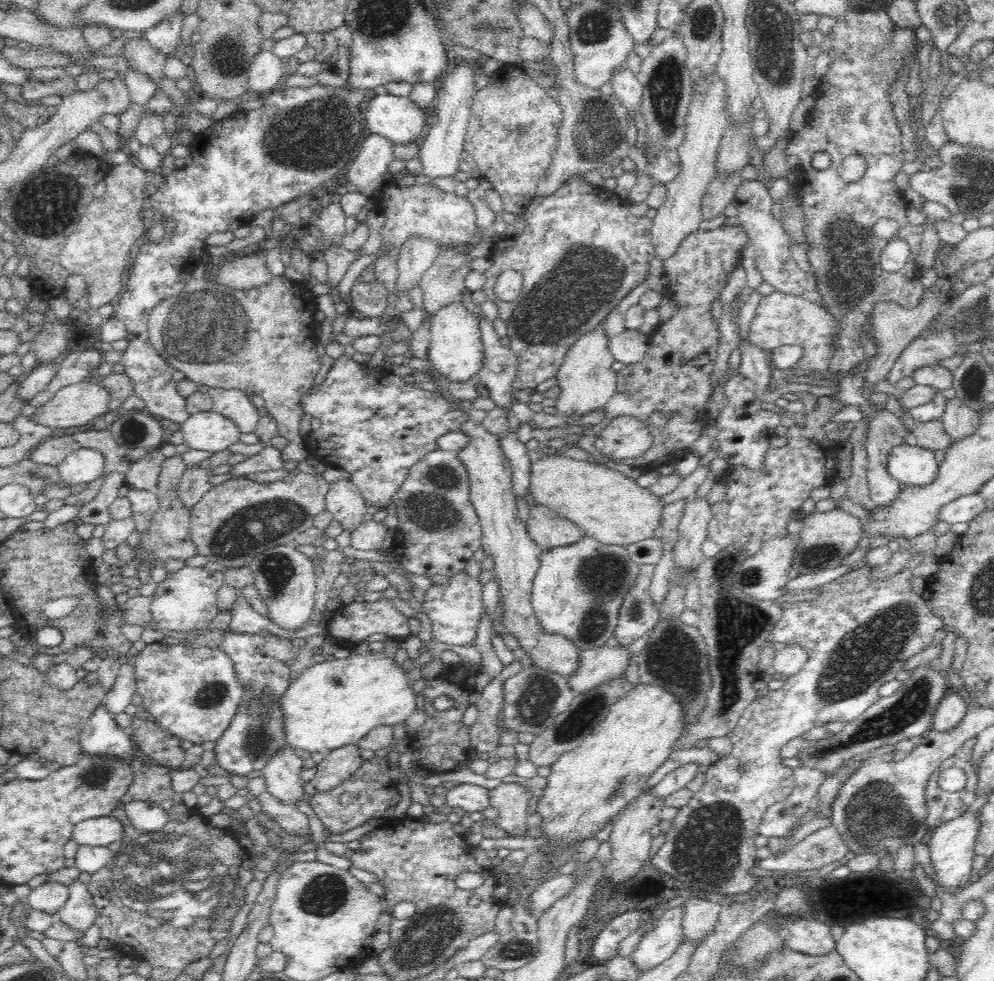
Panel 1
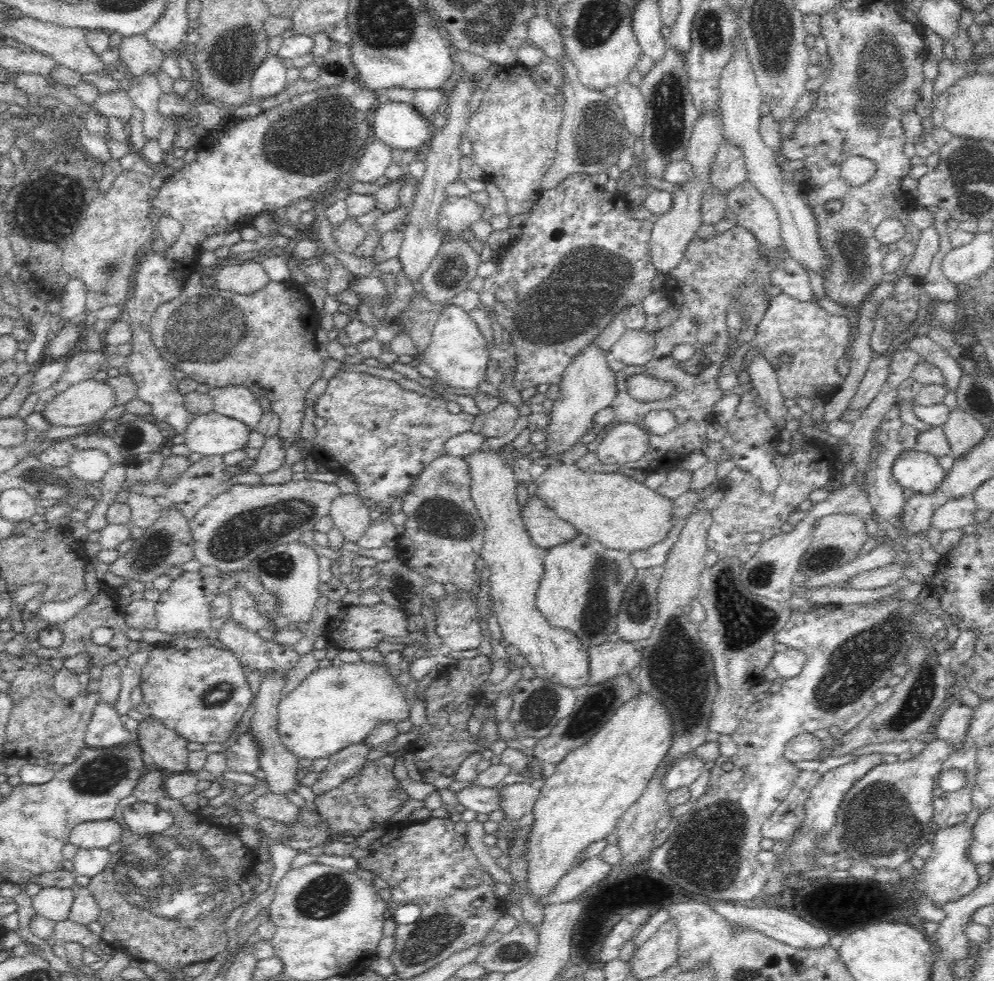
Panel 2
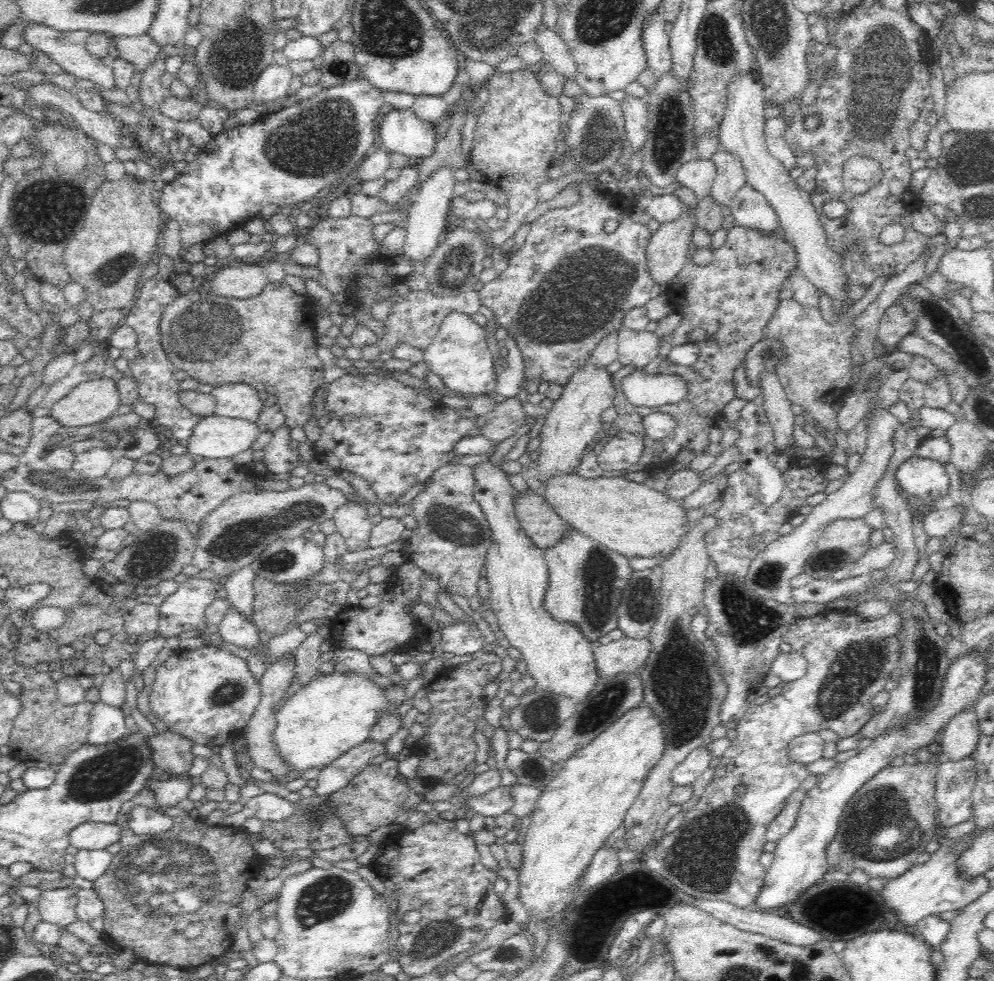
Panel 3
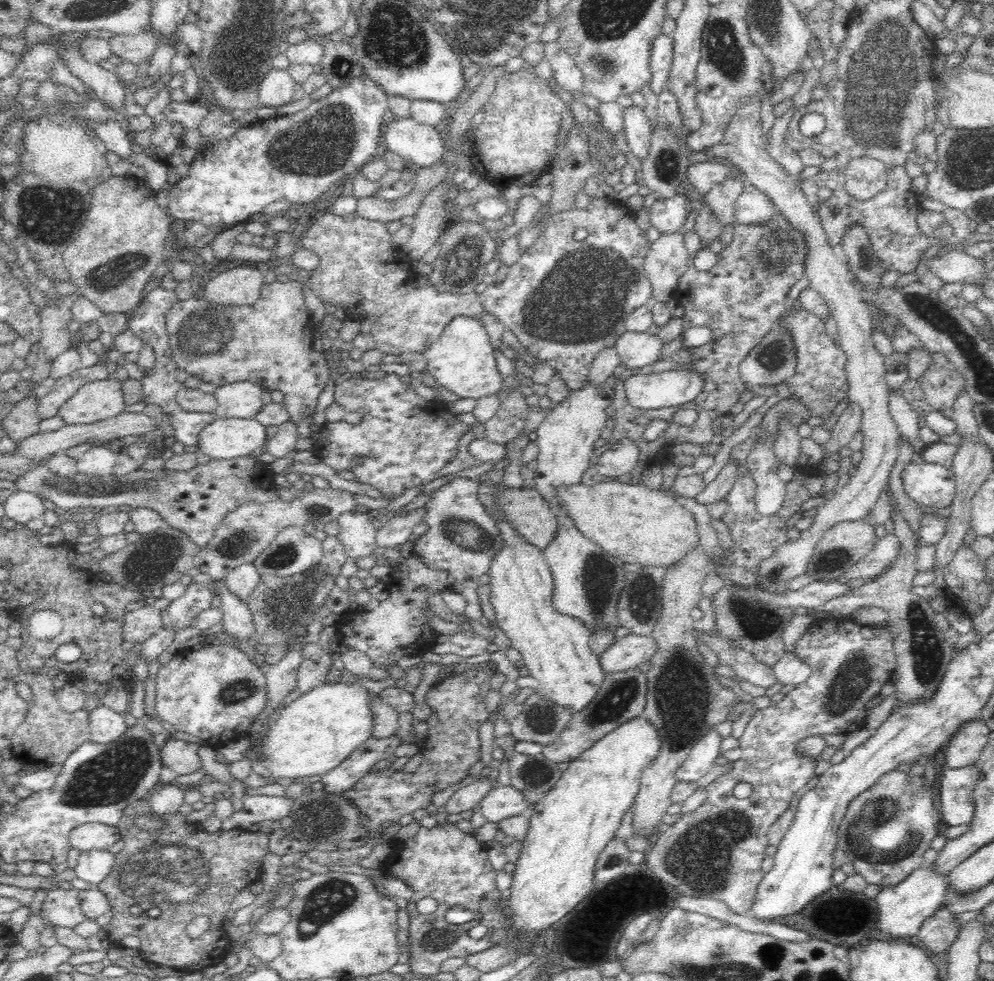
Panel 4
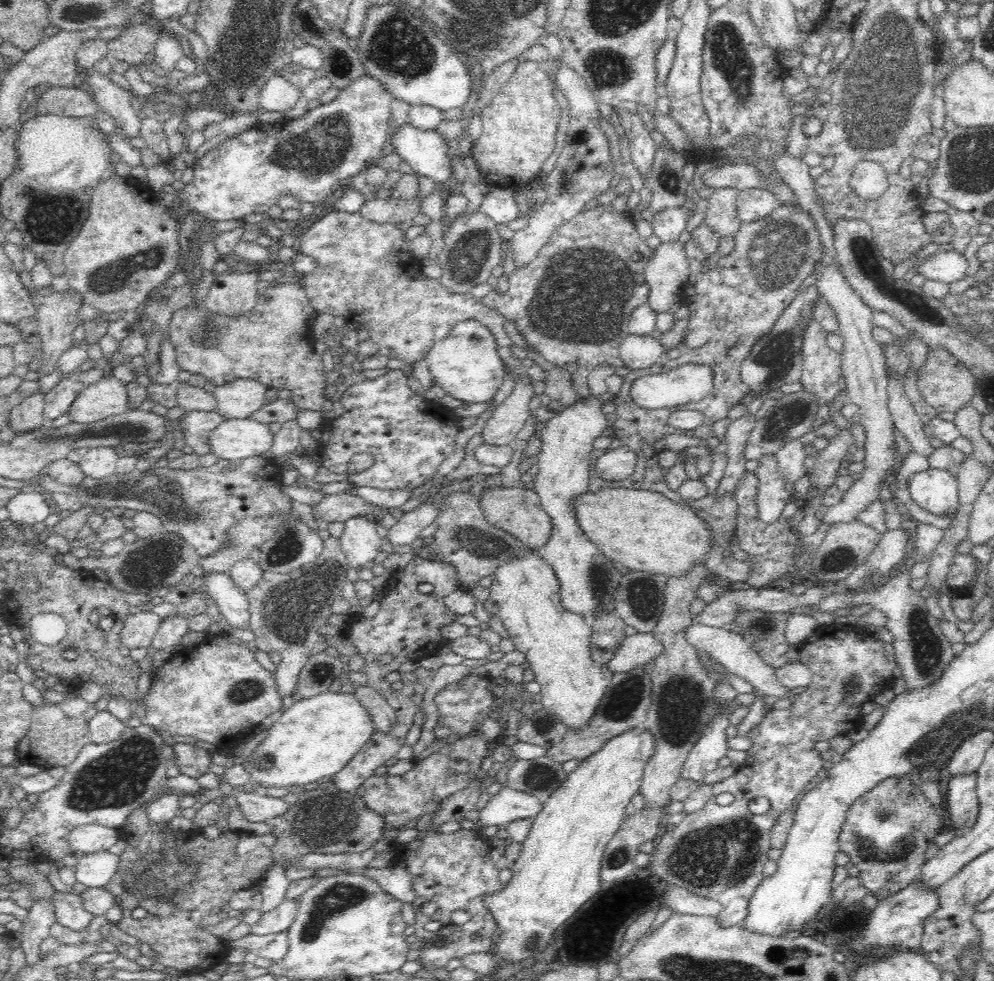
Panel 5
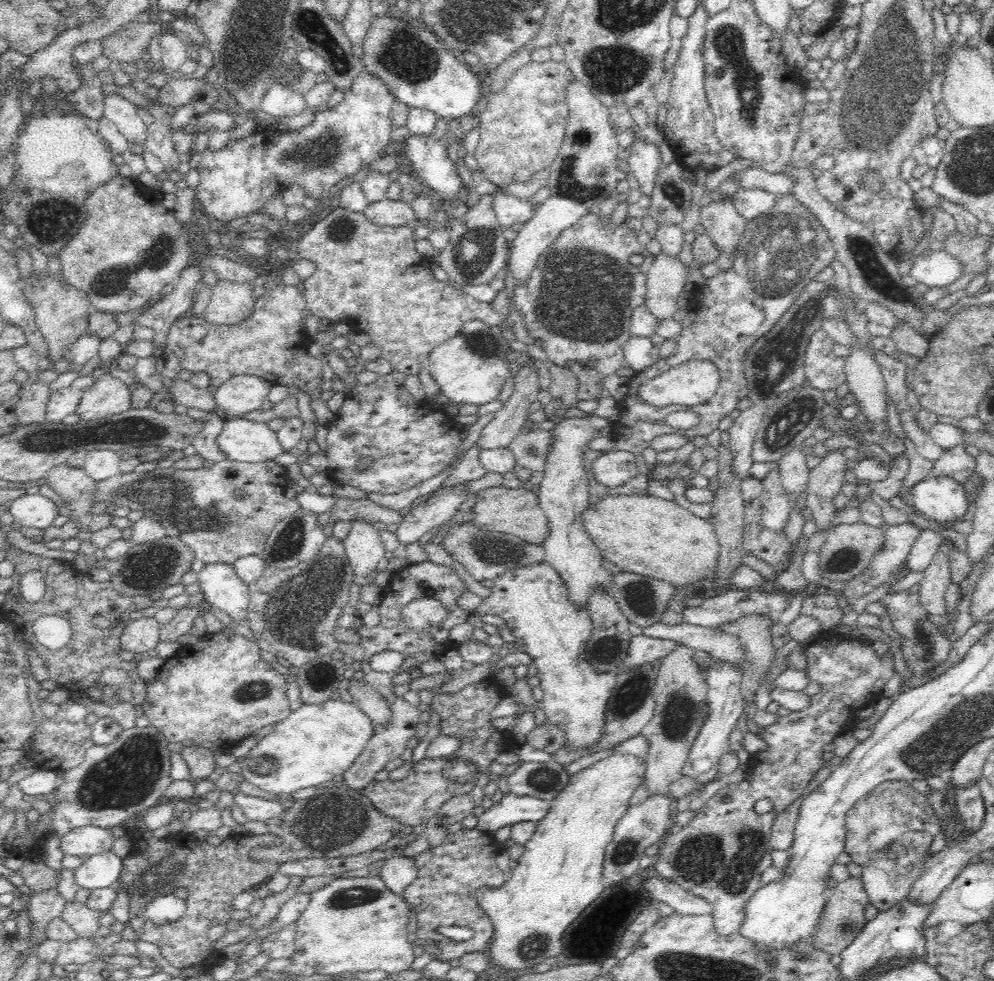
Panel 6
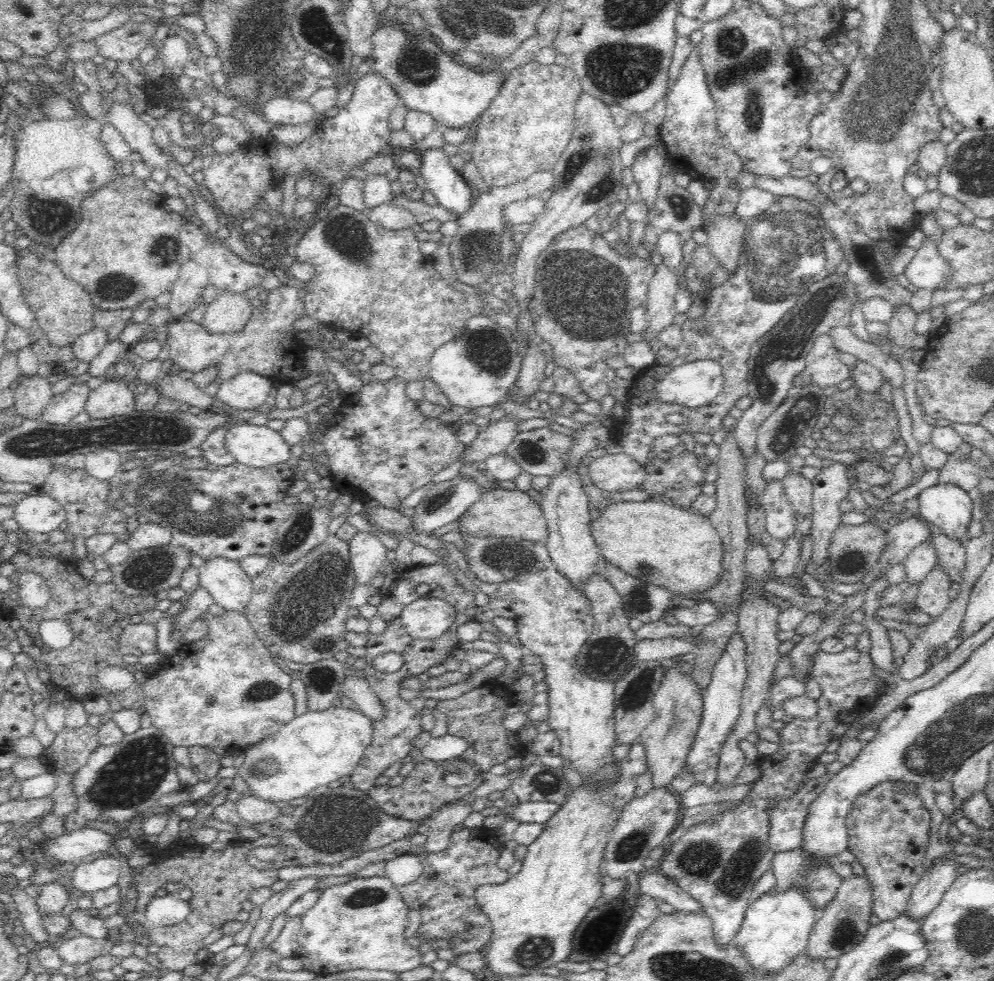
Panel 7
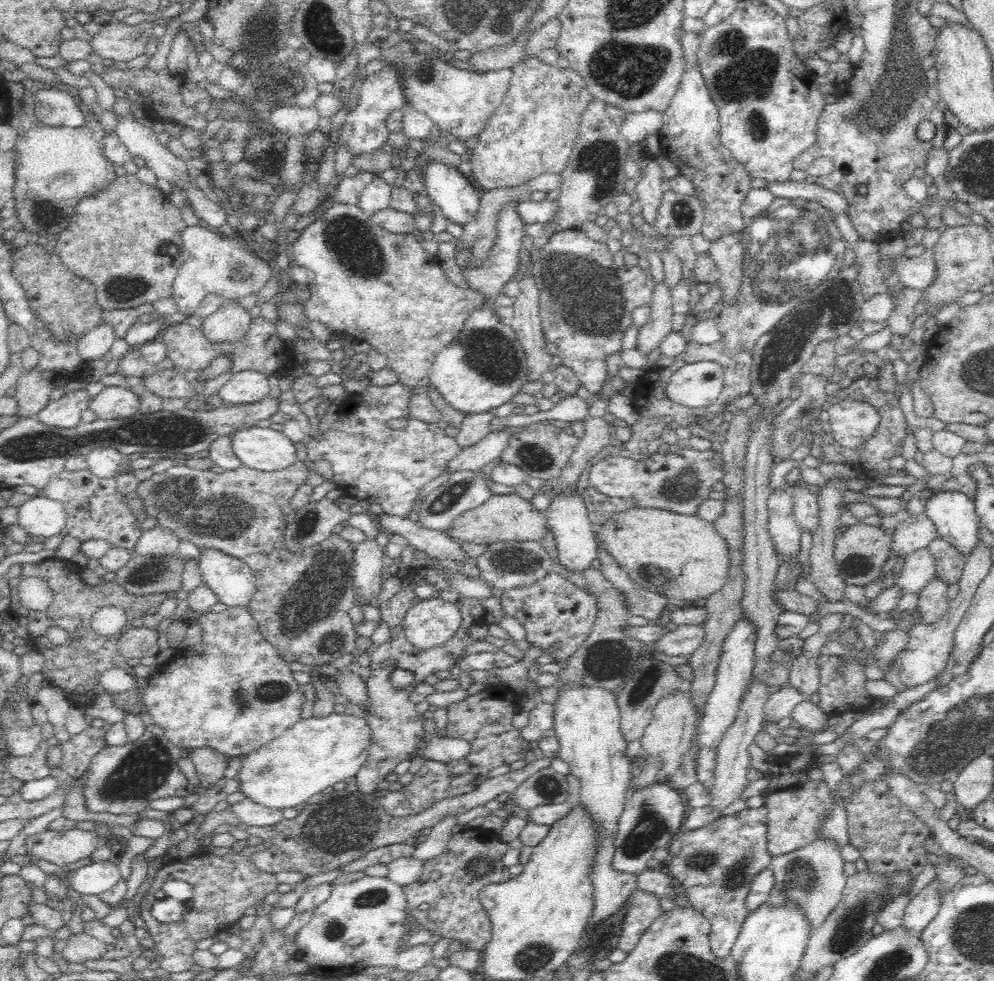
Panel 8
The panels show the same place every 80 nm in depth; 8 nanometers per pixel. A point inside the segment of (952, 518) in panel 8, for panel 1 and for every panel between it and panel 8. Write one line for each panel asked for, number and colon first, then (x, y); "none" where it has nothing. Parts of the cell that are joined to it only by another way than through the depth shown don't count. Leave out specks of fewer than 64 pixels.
1: (911, 466)
2: (921, 473)
3: (928, 480)
4: (931, 485)
5: (937, 491)
6: (942, 499)
7: (949, 508)

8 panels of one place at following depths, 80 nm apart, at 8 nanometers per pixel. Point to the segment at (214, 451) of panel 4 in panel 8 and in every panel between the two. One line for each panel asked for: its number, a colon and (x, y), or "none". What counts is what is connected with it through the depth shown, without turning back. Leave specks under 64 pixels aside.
5: (235, 439)
6: (244, 441)
7: (254, 446)
8: (263, 449)

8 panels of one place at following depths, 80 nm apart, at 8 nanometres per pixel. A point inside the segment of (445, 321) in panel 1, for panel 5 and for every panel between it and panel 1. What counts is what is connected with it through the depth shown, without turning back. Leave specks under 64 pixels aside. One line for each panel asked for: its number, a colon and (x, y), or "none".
2: (457, 353)
3: (459, 355)
4: (462, 360)
5: (466, 365)

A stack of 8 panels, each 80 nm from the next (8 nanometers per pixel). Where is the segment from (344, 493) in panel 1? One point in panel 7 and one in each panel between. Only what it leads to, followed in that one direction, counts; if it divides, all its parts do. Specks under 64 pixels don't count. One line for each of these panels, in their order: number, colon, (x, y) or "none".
2: (349, 515)
3: (352, 520)
4: (357, 534)
5: (360, 541)
6: (365, 551)
7: (367, 553)

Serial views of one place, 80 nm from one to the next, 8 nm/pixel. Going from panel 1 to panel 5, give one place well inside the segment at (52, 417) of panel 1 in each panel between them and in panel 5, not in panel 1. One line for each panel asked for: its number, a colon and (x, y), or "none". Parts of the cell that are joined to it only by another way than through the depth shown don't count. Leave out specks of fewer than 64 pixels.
2: (87, 401)
3: (92, 402)
4: (99, 400)
5: (107, 397)

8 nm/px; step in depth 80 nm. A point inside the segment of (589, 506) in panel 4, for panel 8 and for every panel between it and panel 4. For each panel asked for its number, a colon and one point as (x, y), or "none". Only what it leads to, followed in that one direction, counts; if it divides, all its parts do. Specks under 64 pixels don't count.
5: (644, 531)
6: (645, 535)
7: (665, 546)
8: (683, 557)

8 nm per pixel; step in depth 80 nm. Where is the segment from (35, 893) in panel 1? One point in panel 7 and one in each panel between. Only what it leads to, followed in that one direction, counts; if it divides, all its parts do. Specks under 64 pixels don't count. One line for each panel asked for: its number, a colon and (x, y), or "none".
2: (54, 903)
3: (58, 906)
4: (61, 907)
5: (70, 911)
6: (85, 921)
7: (91, 923)

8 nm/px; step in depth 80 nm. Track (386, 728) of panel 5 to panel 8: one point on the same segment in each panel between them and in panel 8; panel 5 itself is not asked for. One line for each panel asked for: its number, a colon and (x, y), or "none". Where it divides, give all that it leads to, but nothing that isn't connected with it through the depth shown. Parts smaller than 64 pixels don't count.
6: (366, 699)
7: (358, 690)
8: (348, 684)

